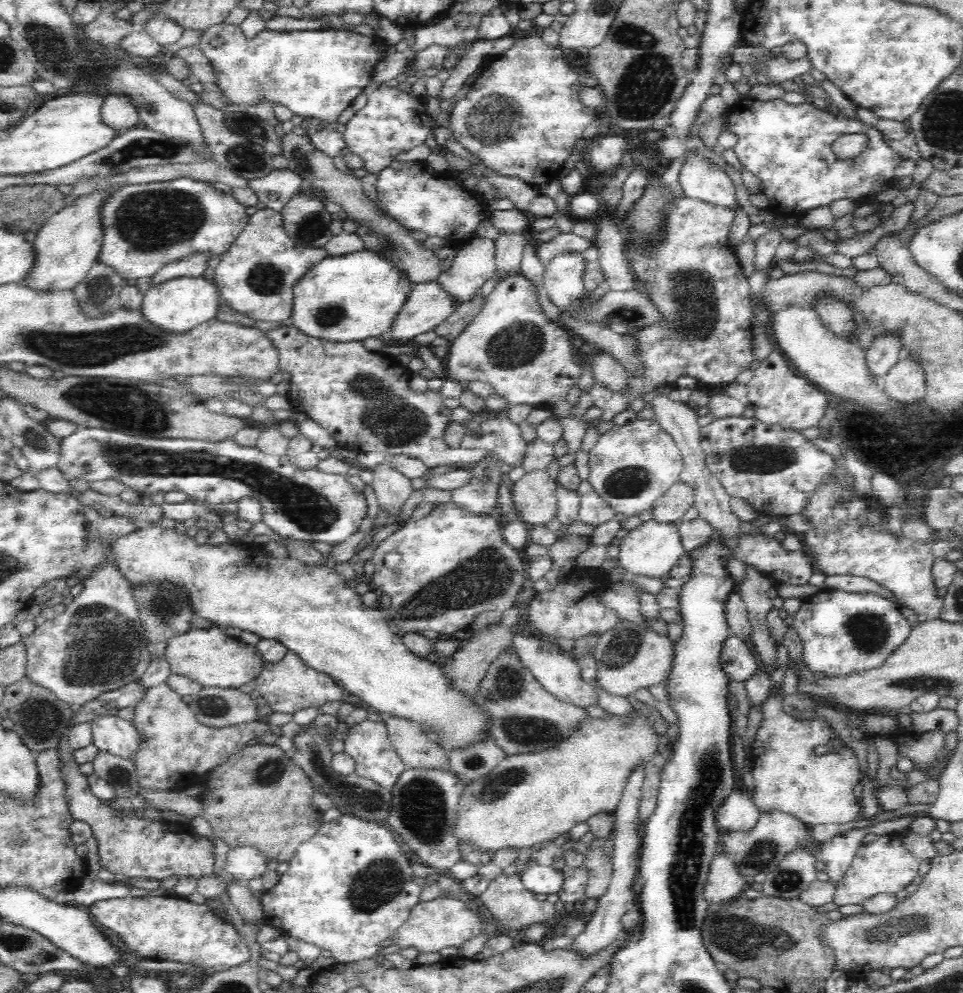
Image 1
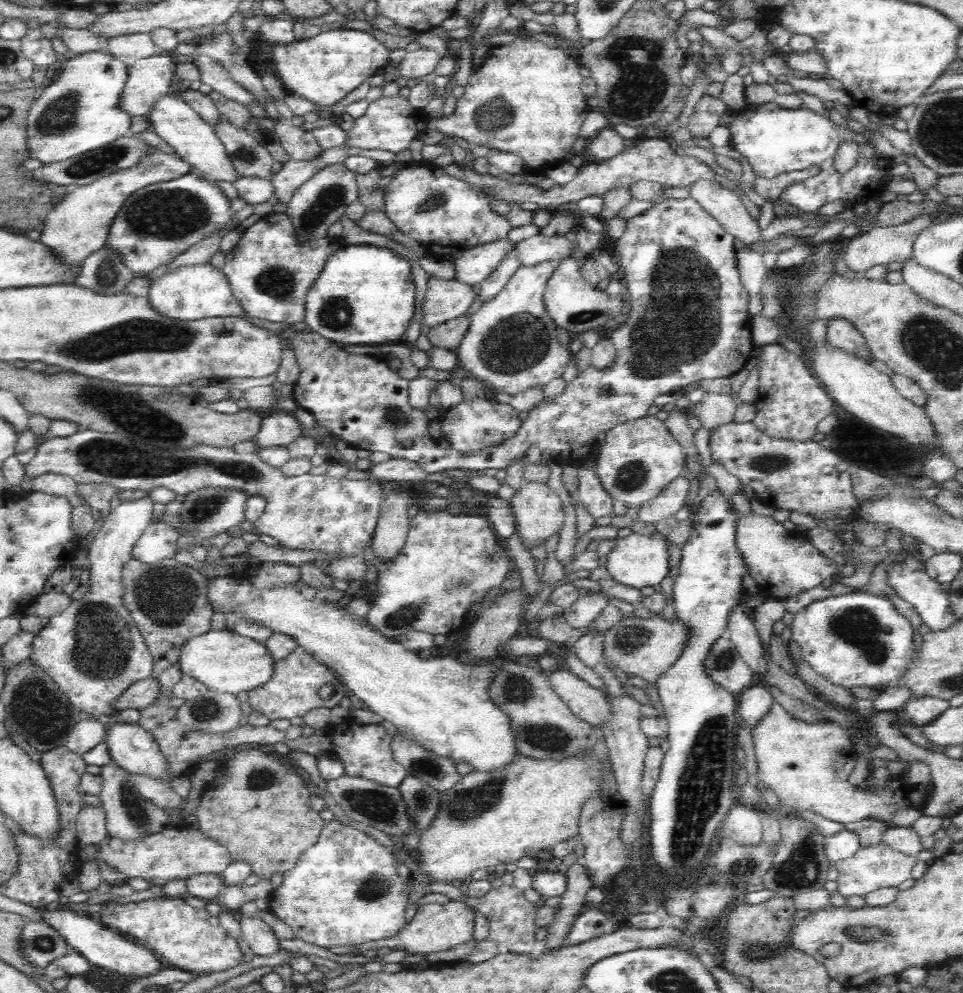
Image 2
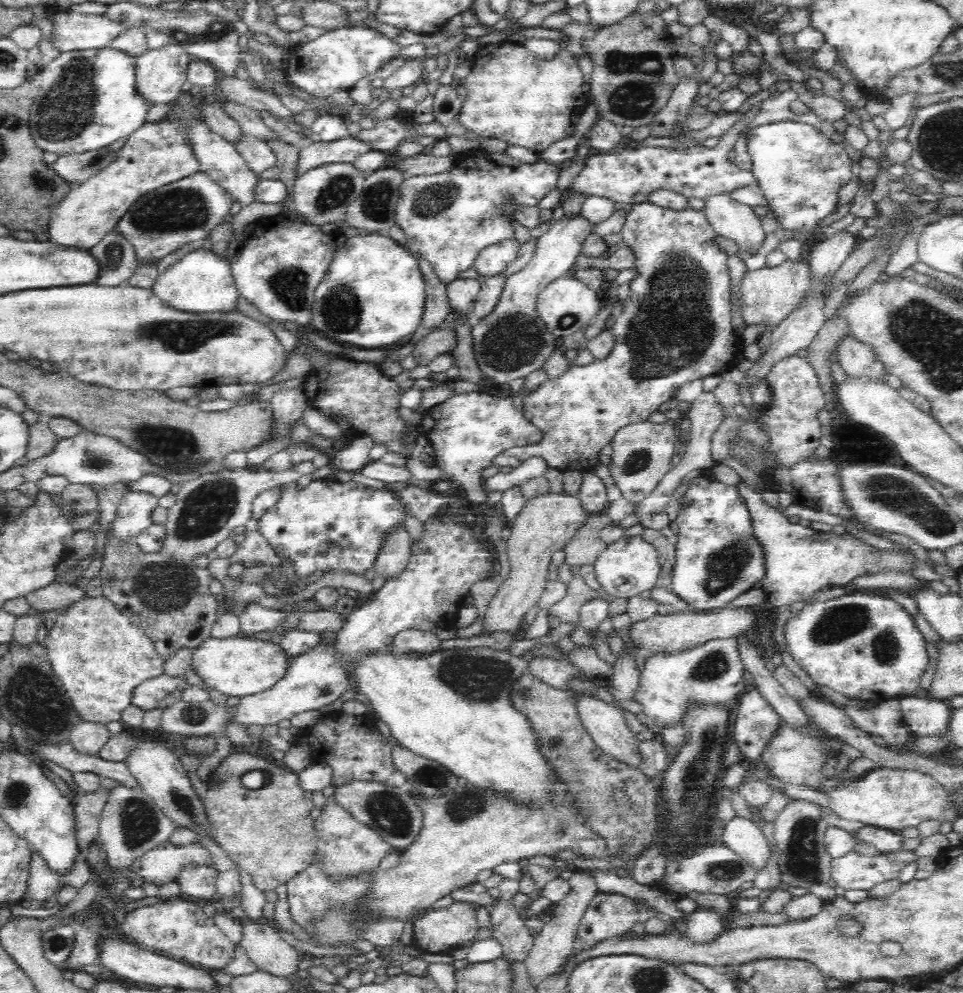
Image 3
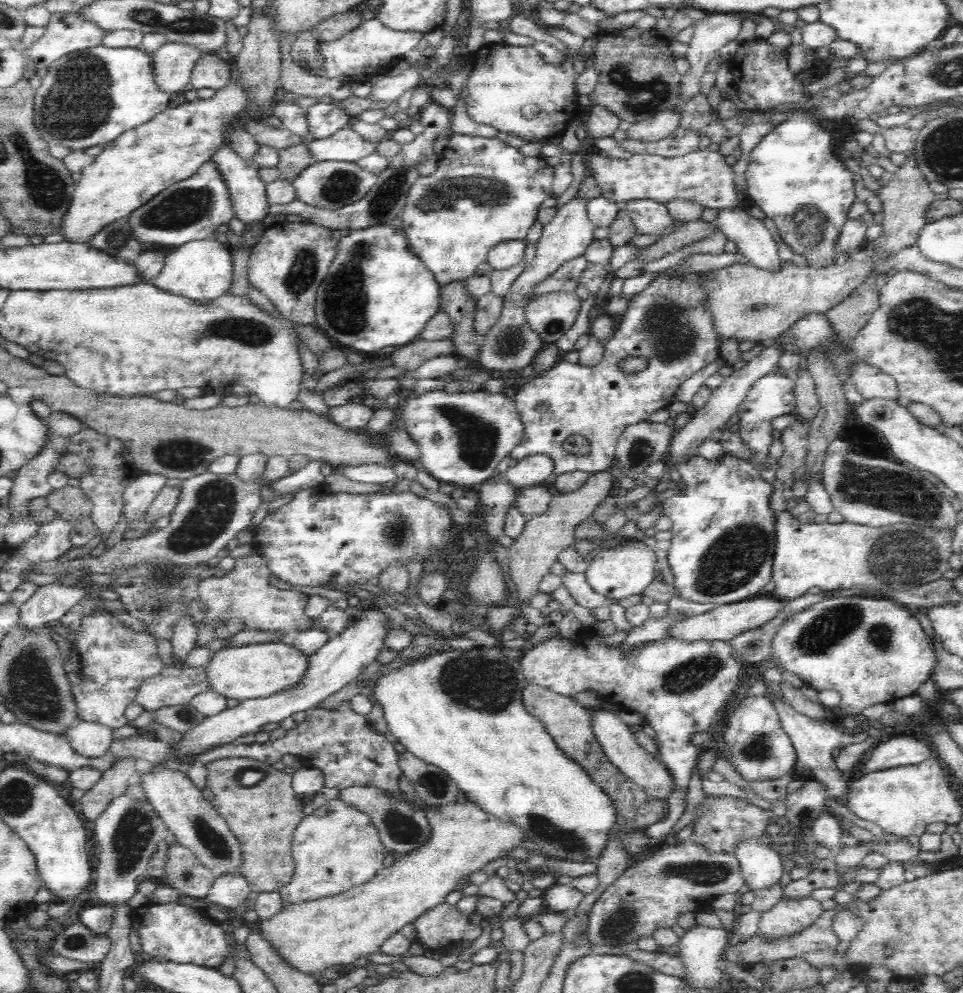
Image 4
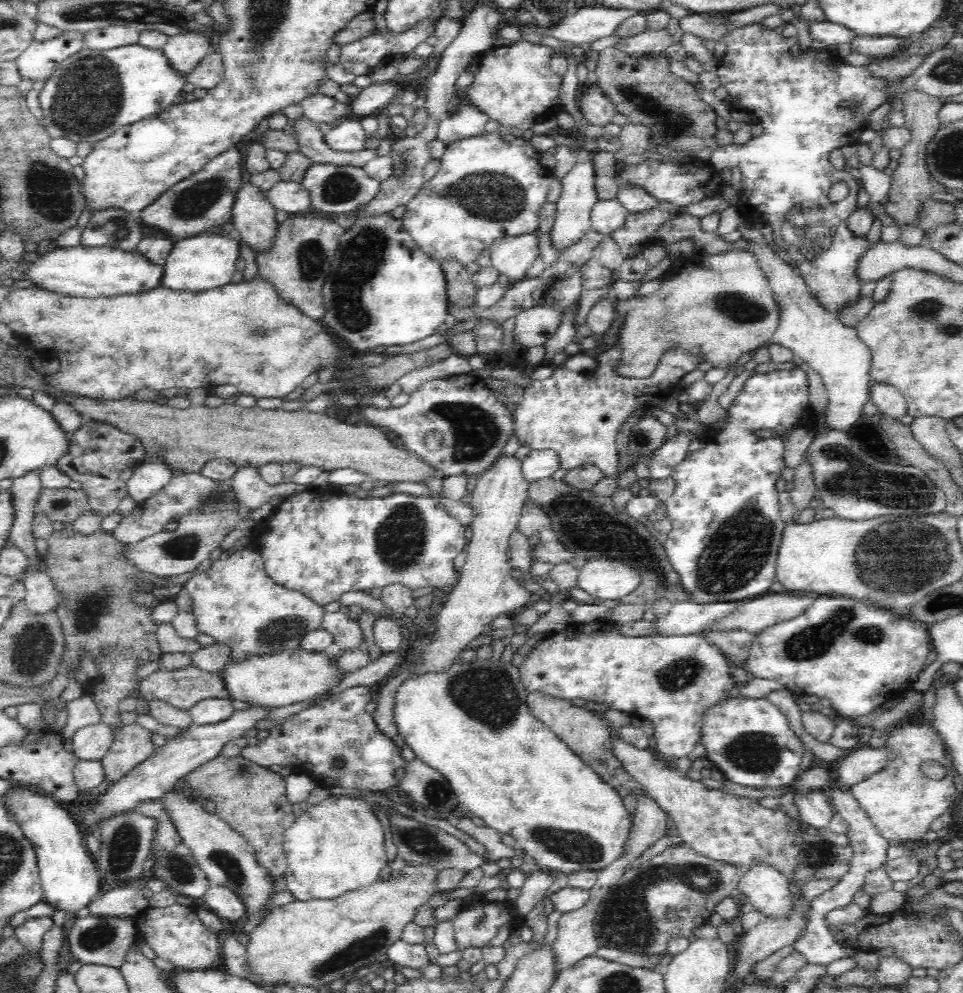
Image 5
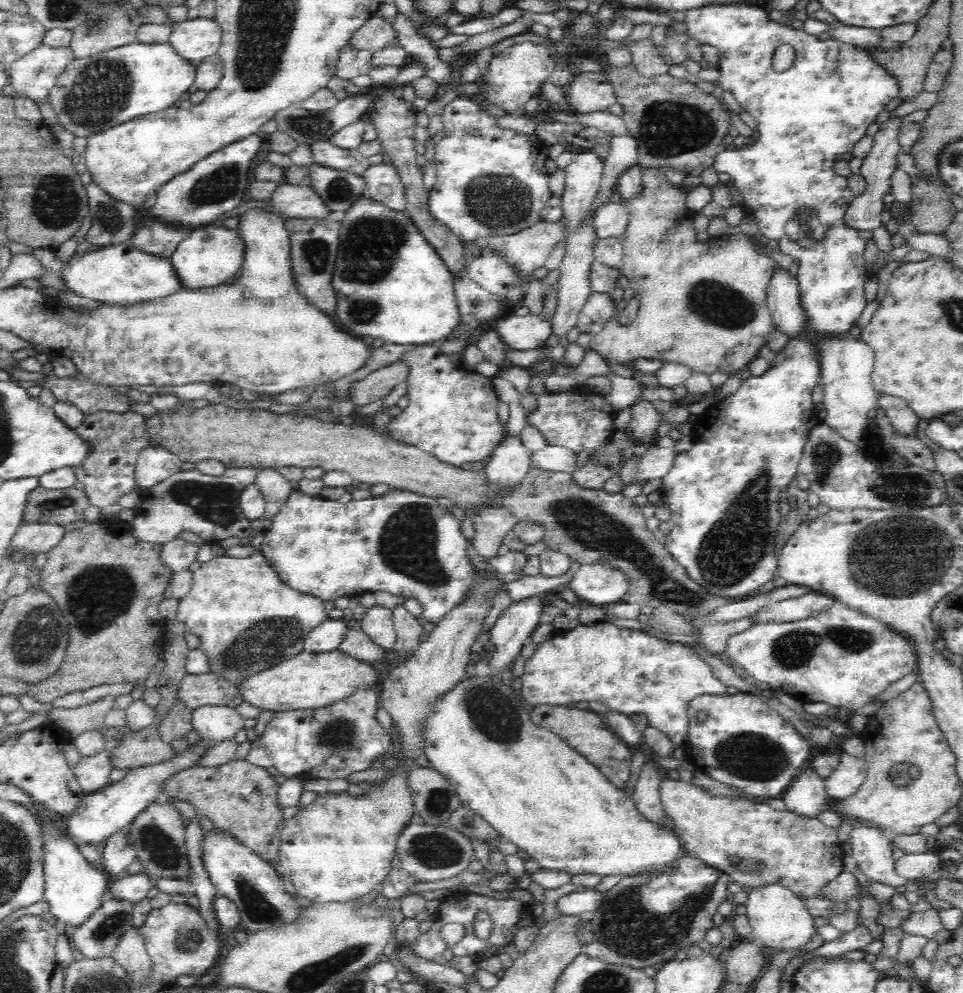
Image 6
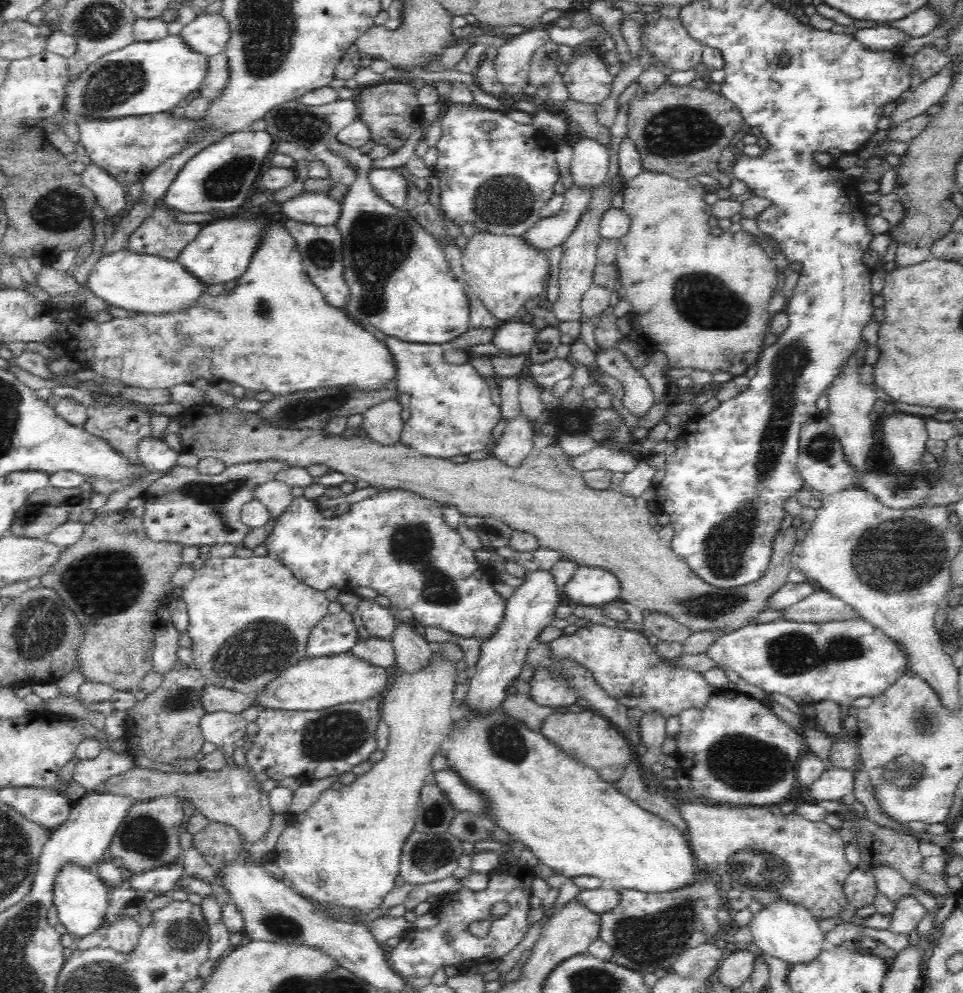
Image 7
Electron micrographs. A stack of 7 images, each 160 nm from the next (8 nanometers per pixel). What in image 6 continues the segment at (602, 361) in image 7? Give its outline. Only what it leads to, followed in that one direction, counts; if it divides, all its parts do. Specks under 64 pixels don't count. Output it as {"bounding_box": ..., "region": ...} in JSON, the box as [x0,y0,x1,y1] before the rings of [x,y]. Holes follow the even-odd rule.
{"bounding_box":[628,394,660,445],"region":[[[642,394],[636,398],[634,404],[630,404],[629,410],[631,420],[628,427],[631,430],[631,435],[635,436],[636,442],[640,444],[654,445],[658,439],[656,427],[660,422],[660,413]]]}

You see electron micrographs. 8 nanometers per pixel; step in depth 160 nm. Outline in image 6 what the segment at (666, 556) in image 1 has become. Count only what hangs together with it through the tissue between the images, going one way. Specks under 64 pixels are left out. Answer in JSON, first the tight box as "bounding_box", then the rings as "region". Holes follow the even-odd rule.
{"bounding_box":[569,564,629,608],"region":[[[583,564],[569,583],[582,605],[604,608],[622,602],[629,588],[624,573],[609,564]]]}

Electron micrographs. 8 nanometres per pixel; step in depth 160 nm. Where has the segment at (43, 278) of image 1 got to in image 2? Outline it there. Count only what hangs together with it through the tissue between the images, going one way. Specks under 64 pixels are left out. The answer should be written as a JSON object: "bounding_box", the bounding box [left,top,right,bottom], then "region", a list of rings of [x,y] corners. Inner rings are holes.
{"bounding_box":[39,145,192,266],"region":[[[154,145],[150,146],[150,149],[151,152],[143,157],[138,165],[106,174],[67,193],[60,204],[46,215],[46,224],[39,242],[53,250],[70,266],[81,265],[86,256],[90,256],[107,244],[115,216],[134,192],[151,184],[165,183],[178,179],[178,176],[191,174],[192,166],[176,155],[176,152],[172,154],[161,152]]]}

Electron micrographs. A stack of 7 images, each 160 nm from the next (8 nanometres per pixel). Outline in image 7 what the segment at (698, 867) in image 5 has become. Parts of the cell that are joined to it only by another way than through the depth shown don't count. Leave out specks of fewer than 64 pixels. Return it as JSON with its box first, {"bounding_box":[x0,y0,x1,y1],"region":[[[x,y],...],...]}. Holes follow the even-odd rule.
{"bounding_box":[599,870,723,975],"region":[[[698,870],[698,879],[697,883],[672,892],[619,891],[621,903],[600,915],[599,938],[612,947],[610,961],[641,975],[660,968],[669,970],[672,962],[687,948],[712,938],[719,928],[714,912],[723,902],[723,895],[717,882],[704,870]]]}

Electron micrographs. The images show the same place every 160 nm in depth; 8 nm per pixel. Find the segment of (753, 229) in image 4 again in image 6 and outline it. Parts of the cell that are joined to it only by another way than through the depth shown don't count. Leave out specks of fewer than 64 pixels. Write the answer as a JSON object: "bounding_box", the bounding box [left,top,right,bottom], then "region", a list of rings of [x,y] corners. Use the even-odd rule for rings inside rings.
{"bounding_box":[766,269,878,447],"region":[[[783,269],[773,274],[767,290],[766,304],[775,323],[774,328],[783,330],[792,338],[806,326],[806,313],[798,299],[798,281],[792,273]],[[832,337],[819,344],[822,367],[822,385],[824,386],[823,403],[827,416],[824,420],[844,440],[858,447],[864,432],[868,428],[868,412],[878,407],[877,389],[871,384],[874,368],[874,353],[869,344],[862,339],[848,337]]]}

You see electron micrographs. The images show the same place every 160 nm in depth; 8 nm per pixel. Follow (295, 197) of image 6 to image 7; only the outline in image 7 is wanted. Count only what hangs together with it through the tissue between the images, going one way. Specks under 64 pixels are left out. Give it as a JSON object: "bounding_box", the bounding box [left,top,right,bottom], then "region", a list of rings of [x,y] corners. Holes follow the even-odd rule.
{"bounding_box":[282,193,341,226],"region":[[[303,193],[282,203],[282,212],[289,219],[301,222],[303,224],[312,224],[314,226],[336,226],[341,213],[341,201],[332,199],[326,193]]]}

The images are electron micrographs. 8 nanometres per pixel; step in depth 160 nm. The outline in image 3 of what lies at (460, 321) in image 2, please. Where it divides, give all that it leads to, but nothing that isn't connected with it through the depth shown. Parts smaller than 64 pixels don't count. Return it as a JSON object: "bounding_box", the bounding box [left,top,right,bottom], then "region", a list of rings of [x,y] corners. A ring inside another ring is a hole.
{"bounding_box":[411,328,456,366],"region":[[[452,328],[431,331],[415,343],[411,355],[420,366],[427,366],[434,358],[450,354],[456,346],[456,335]]]}

